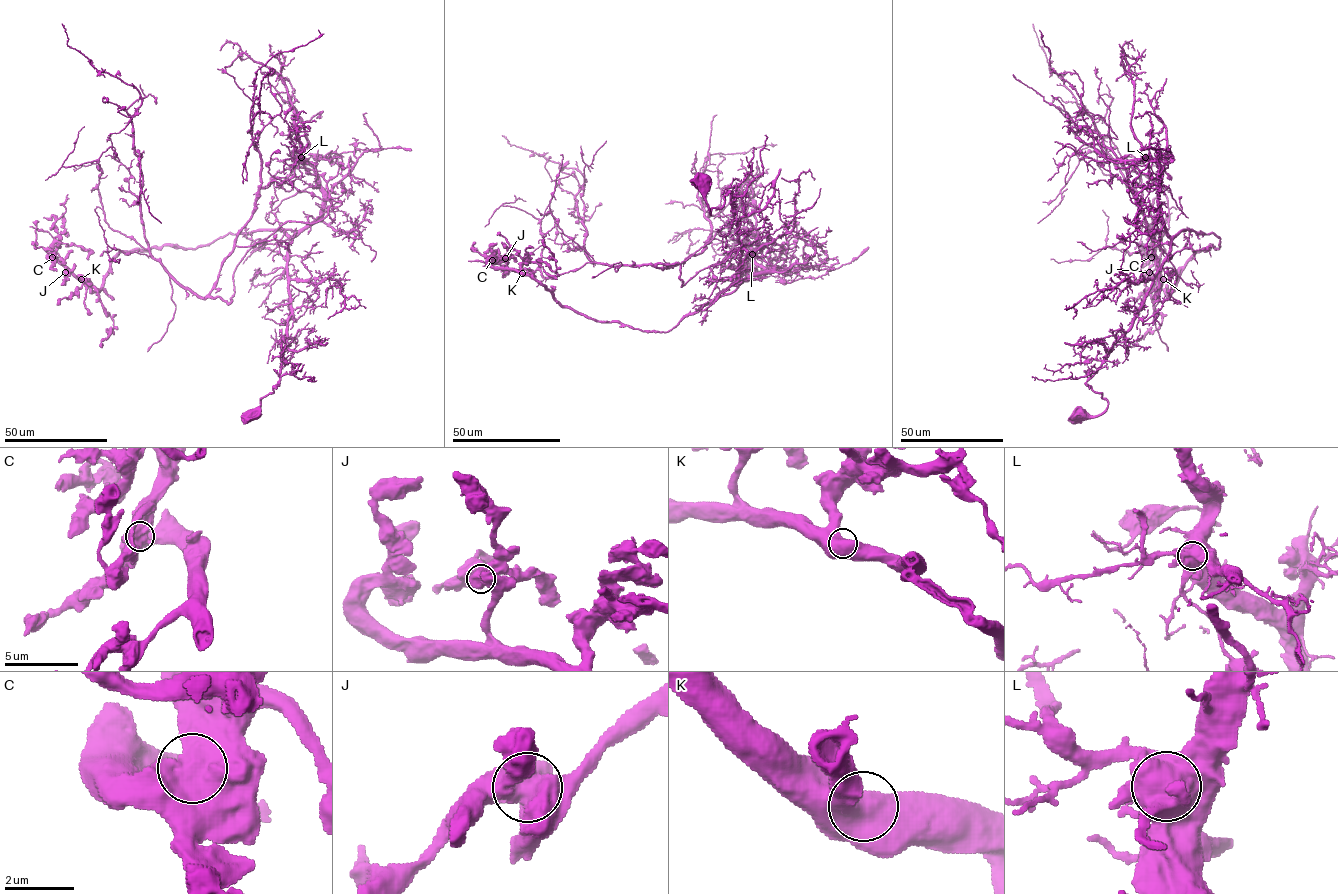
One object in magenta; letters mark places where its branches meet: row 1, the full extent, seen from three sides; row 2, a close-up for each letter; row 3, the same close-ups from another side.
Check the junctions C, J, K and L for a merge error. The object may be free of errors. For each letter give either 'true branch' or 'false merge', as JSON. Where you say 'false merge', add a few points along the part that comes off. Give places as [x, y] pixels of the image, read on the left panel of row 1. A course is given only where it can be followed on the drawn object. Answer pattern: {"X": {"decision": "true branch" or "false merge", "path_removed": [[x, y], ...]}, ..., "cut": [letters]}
{"C": {"decision": "true branch"}, "J": {"decision": "true branch"}, "K": {"decision": "true branch"}, "L": {"decision": "false merge", "path_removed": [[301, 157], [329, 213], [254, 245], [228, 303], [198, 297], [144, 235], [140, 93], [70, 47], [62, 24]]}, "cut": ["L"]}

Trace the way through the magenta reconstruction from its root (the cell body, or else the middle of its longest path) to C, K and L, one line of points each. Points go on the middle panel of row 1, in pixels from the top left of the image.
C: (703, 186), (710, 214), (729, 192), (741, 282), (667, 331), (588, 318), (492, 260)
K: (703, 186), (710, 214), (729, 192), (742, 245), (741, 282), (667, 331), (588, 318), (564, 307), (522, 273)
L: (703, 186), (710, 214), (729, 192), (742, 245), (742, 280), (777, 268), (766, 270), (753, 254)

